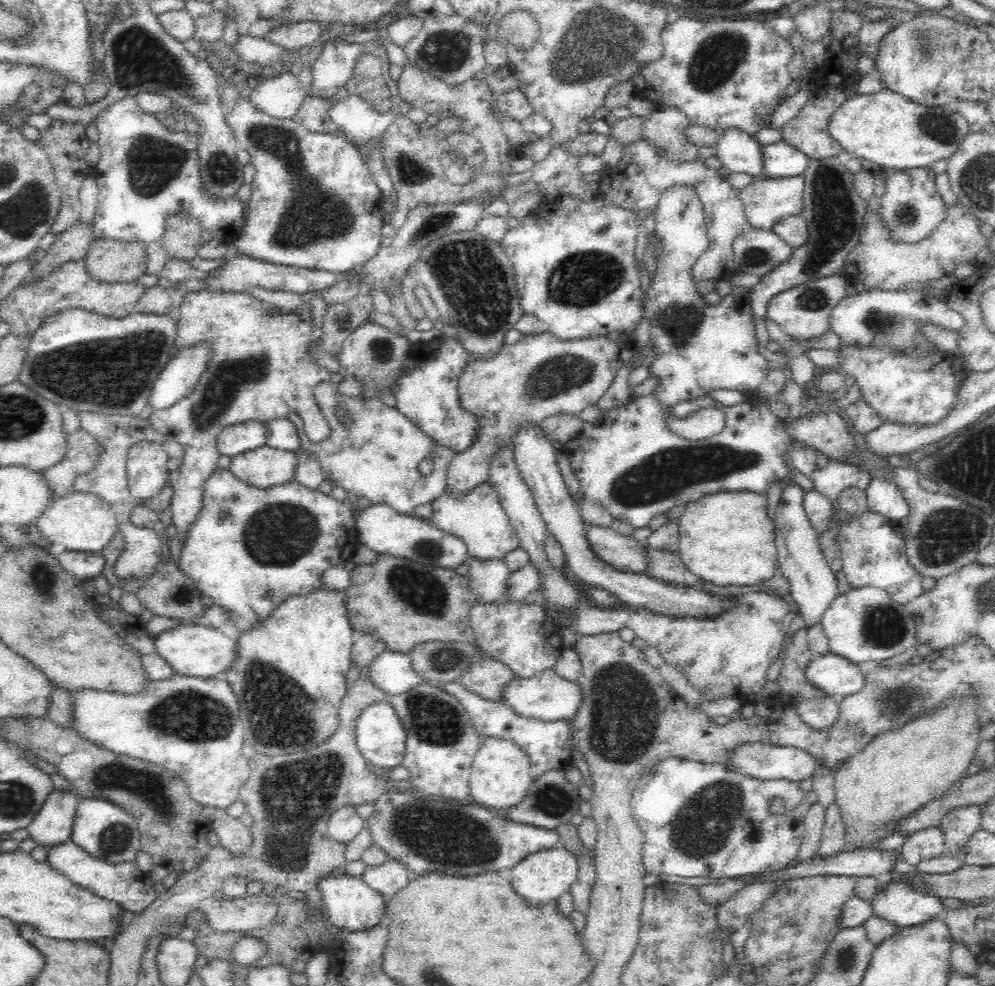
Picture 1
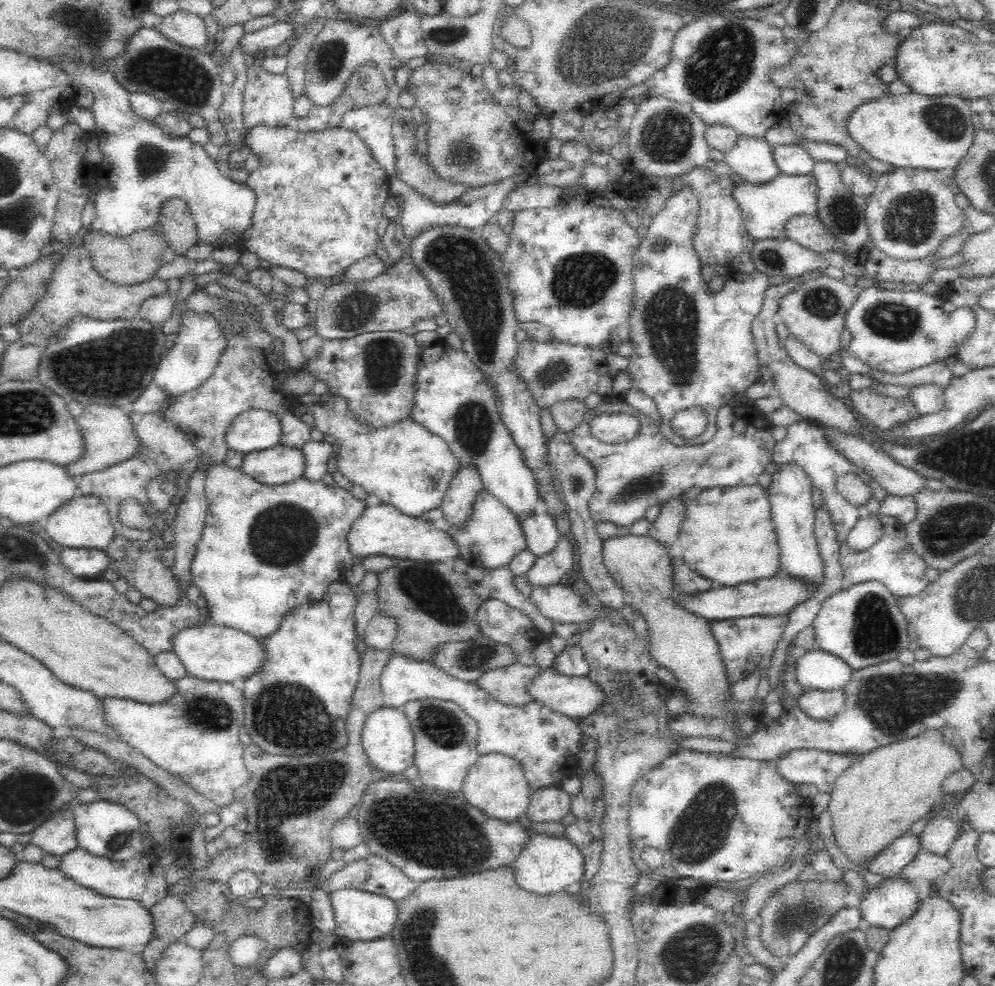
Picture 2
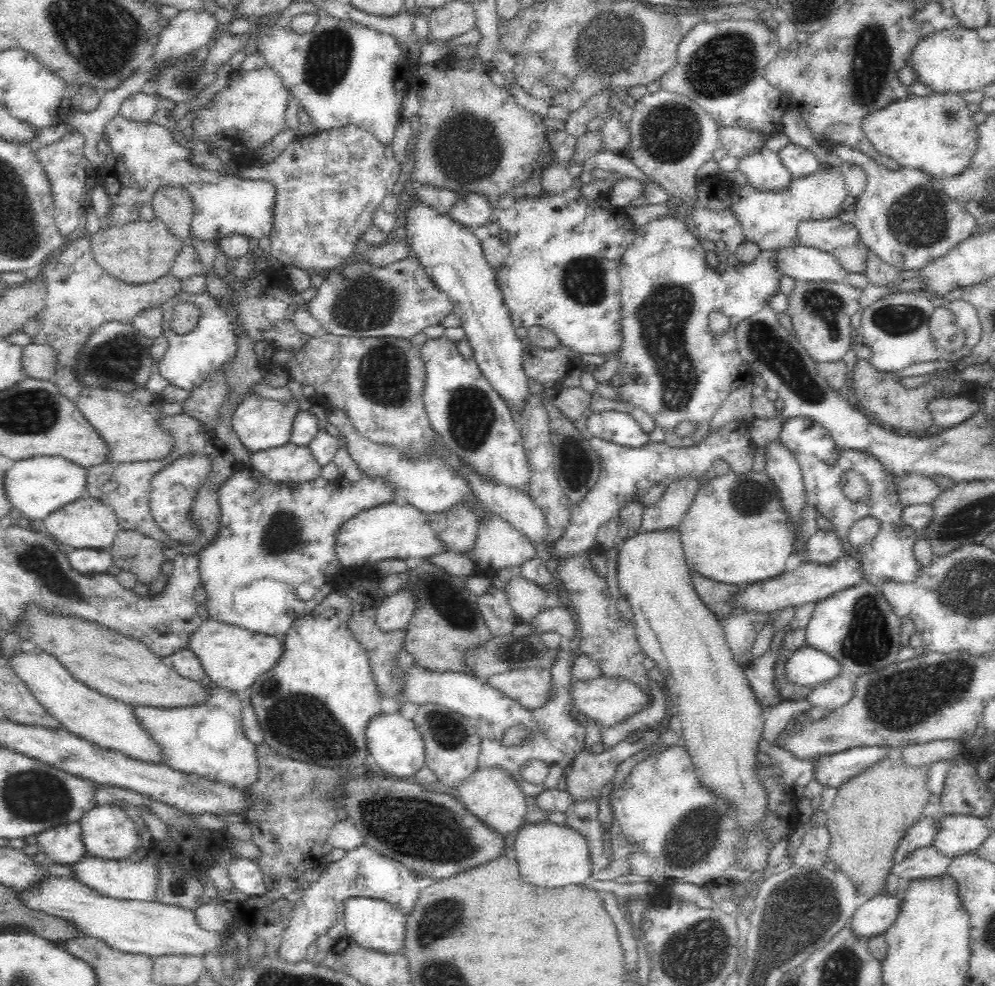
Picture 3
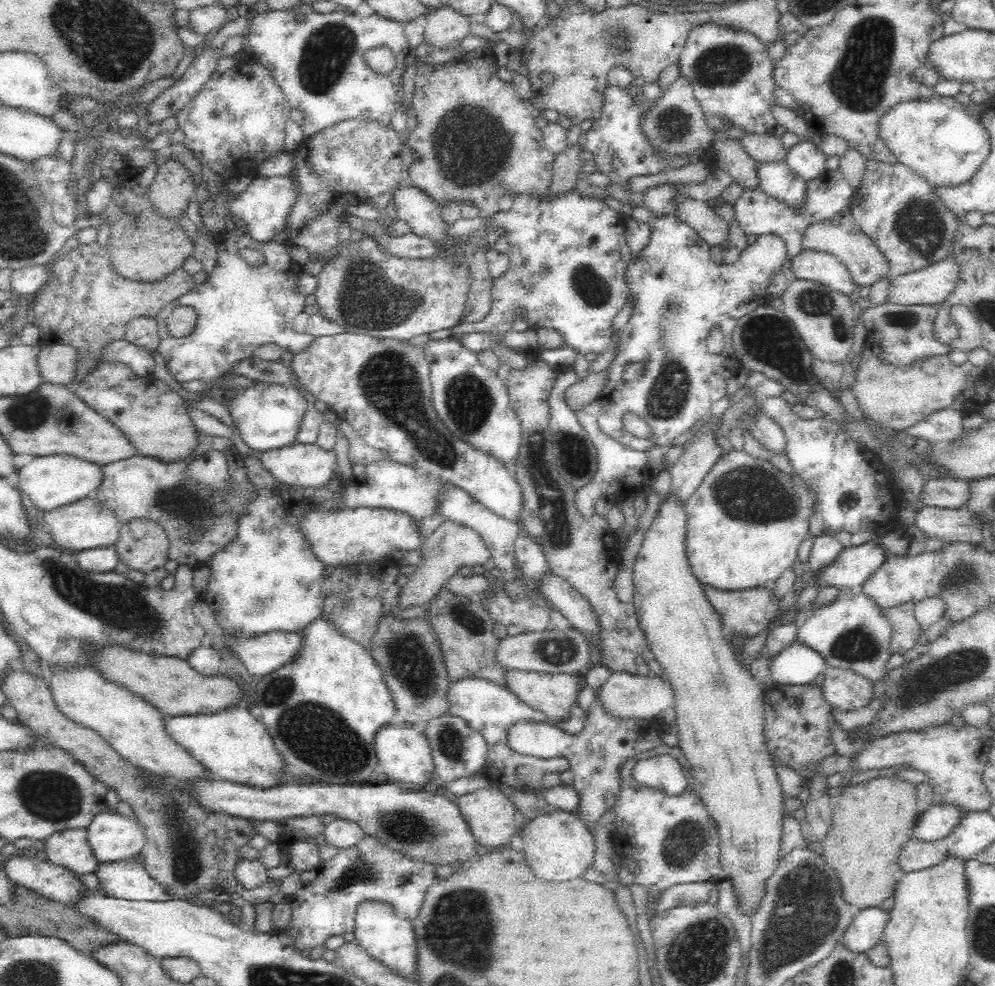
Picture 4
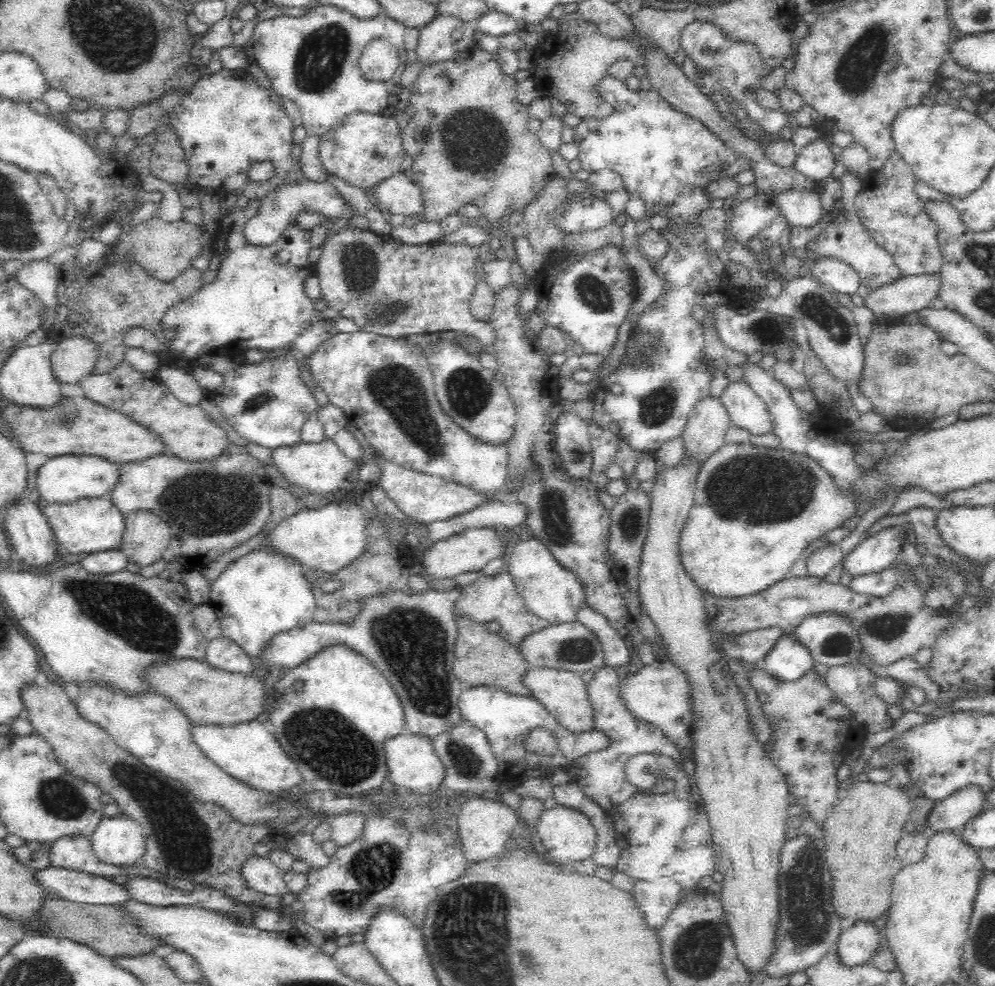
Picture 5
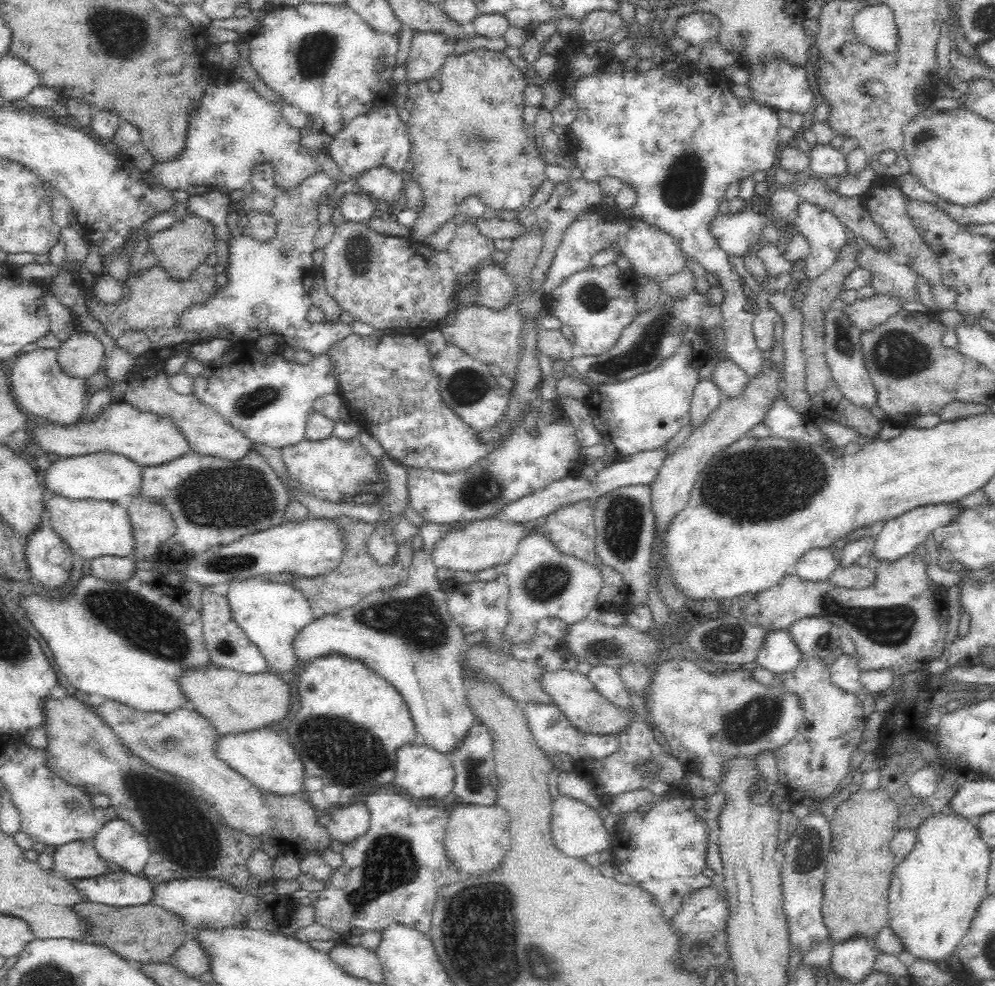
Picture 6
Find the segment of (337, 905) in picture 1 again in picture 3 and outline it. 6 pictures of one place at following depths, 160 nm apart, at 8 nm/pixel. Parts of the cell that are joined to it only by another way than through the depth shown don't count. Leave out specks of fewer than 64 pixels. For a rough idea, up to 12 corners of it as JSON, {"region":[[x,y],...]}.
{"region":[[350,898],[344,925],[362,948],[402,954],[406,915],[376,898]]}

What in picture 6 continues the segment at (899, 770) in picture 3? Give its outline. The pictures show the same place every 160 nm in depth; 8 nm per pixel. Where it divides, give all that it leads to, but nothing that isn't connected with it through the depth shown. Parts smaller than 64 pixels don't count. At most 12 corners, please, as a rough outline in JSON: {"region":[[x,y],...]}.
{"region":[[878,789],[830,820],[821,913],[834,944],[889,926],[901,810]]}

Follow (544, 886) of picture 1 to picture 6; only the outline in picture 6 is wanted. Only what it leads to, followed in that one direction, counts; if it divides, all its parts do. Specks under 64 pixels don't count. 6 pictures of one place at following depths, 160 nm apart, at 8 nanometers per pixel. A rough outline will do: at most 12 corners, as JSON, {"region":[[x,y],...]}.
{"region":[[560,793],[550,822],[566,856],[610,850],[604,811]]}

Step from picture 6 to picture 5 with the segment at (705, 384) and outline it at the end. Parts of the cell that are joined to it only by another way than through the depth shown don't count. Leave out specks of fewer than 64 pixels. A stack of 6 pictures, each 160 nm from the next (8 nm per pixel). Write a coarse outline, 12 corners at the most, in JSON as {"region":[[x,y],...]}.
{"region":[[698,399],[681,434],[685,454],[704,462],[724,442],[728,409]]}

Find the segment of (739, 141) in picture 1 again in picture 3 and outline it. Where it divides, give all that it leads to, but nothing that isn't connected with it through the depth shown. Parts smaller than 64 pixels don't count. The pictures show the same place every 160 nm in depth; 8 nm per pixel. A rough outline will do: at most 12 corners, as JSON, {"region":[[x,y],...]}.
{"region":[[767,147],[740,159],[747,183],[782,193],[795,180]]}

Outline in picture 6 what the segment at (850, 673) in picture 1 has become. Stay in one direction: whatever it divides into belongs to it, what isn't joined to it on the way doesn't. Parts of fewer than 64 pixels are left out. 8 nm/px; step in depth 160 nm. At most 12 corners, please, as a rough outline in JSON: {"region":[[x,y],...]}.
{"region":[[786,630],[766,633],[754,665],[774,674],[800,661]]}

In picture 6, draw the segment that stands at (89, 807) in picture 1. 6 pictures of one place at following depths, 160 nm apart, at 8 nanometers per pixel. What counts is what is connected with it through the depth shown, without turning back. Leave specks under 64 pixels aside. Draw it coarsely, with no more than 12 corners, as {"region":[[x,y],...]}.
{"region":[[120,818],[93,841],[111,869],[142,873],[147,836]]}

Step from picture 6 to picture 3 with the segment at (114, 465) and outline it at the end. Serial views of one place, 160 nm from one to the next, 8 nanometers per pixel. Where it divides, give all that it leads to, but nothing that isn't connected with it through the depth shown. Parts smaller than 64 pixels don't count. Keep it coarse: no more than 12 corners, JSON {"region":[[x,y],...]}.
{"region":[[63,456],[15,461],[6,497],[24,522],[86,494],[88,469]]}

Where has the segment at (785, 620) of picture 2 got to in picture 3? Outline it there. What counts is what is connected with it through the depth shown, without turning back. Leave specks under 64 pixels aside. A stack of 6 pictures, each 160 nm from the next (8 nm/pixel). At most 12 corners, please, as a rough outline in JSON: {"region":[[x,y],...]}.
{"region":[[747,611],[720,620],[738,664],[752,648],[770,615]]}

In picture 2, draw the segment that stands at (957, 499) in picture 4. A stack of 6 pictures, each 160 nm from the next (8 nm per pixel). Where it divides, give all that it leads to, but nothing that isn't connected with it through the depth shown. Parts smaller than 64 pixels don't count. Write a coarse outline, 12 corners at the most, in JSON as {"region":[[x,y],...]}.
{"region":[[831,428],[830,442],[888,494],[914,497],[927,477],[857,436]]}

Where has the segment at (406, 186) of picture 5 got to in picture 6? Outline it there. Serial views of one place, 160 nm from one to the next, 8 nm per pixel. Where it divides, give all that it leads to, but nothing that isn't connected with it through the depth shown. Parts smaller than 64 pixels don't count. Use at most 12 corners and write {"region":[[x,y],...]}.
{"region":[[371,167],[354,178],[364,192],[389,205],[401,198],[404,173]]}

